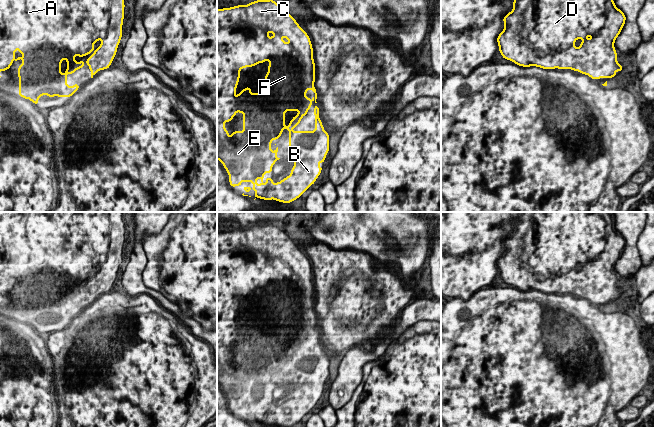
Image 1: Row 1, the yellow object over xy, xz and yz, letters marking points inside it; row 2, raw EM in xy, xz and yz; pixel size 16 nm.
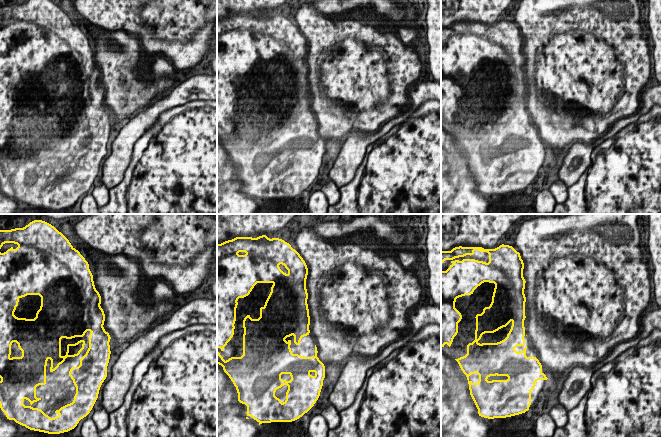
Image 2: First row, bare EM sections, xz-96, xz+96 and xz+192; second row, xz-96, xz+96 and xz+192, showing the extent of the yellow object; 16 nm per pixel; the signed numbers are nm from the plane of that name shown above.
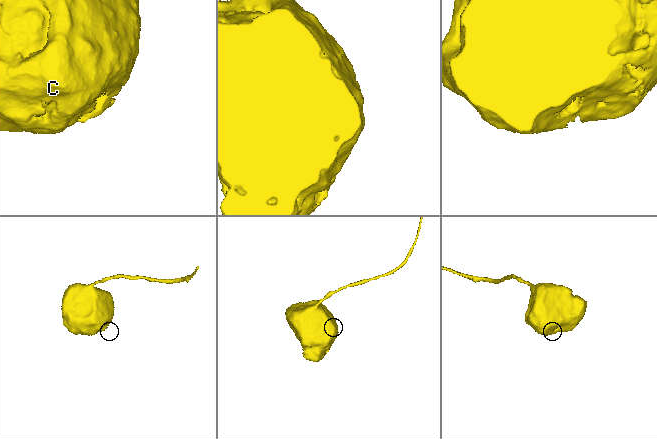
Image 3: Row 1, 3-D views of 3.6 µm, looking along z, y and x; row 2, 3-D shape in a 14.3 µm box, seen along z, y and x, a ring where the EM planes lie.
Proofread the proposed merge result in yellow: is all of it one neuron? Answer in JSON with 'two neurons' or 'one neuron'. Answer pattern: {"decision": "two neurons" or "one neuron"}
{"decision": "one neuron"}

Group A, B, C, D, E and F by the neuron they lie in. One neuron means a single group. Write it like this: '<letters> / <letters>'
A B C D E F

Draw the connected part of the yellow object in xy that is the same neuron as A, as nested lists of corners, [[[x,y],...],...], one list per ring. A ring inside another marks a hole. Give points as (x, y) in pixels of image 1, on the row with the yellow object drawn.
[[[0,0],[0,71],[6,71],[8,70],[11,65],[13,64],[13,61],[22,60],[22,64],[18,67],[18,77],[19,77],[19,96],[25,99],[29,99],[32,101],[35,105],[38,105],[38,99],[42,97],[44,94],[47,95],[47,97],[71,97],[79,88],[80,86],[78,83],[76,83],[73,86],[67,85],[67,74],[73,74],[76,70],[81,69],[84,67],[84,63],[86,62],[89,66],[89,70],[91,71],[91,78],[100,70],[108,69],[110,65],[113,62],[113,59],[116,55],[118,45],[120,43],[120,40],[122,38],[122,25],[123,25],[123,19],[124,19],[124,0]],[[102,40],[100,46],[96,49],[96,51],[84,62],[81,60],[79,63],[74,59],[75,56],[84,57],[87,56],[91,51],[94,50],[93,45],[98,41]],[[66,60],[67,61],[67,69],[65,70],[65,73],[61,73],[61,62]]]

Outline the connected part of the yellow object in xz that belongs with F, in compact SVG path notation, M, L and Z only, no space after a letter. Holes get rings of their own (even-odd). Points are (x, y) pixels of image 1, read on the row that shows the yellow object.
M257 0L247 5L237 5L230 8L217 8L217 159L223 164L229 175L231 187L241 186L241 182L252 182L251 188L243 186L245 192L255 192L254 197L264 200L275 200L282 203L291 203L298 199L311 185L313 185L320 175L322 168L318 164L324 163L329 152L329 135L324 130L319 116L319 107L316 104L313 113L315 114L314 131L293 131L298 126L302 117L307 115L312 106L312 101L316 102L317 93L314 87L315 63L313 58L313 48L310 37L283 7L274 0ZM269 61L268 72L265 74L263 84L260 84L260 92L252 93L250 87L244 88L236 96L236 88L240 78L240 70L246 67L253 67L258 63ZM298 111L289 126L285 126L285 112ZM236 113L243 114L243 131L233 131L230 135L225 129L225 122L230 122ZM283 129L289 131L289 149L294 158L294 166L290 170L291 174L280 182L273 183L273 178L266 178L263 184L265 173L272 173L272 166L280 158L276 156L278 147L272 152L272 140L277 140L283 133Z

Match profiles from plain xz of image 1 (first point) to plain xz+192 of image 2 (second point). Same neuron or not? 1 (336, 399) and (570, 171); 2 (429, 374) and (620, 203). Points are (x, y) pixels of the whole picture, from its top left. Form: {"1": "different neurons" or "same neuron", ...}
{"1": "same neuron", "2": "same neuron"}

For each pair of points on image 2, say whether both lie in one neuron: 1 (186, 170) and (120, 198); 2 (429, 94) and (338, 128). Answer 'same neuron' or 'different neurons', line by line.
1: same neuron
2: different neurons

